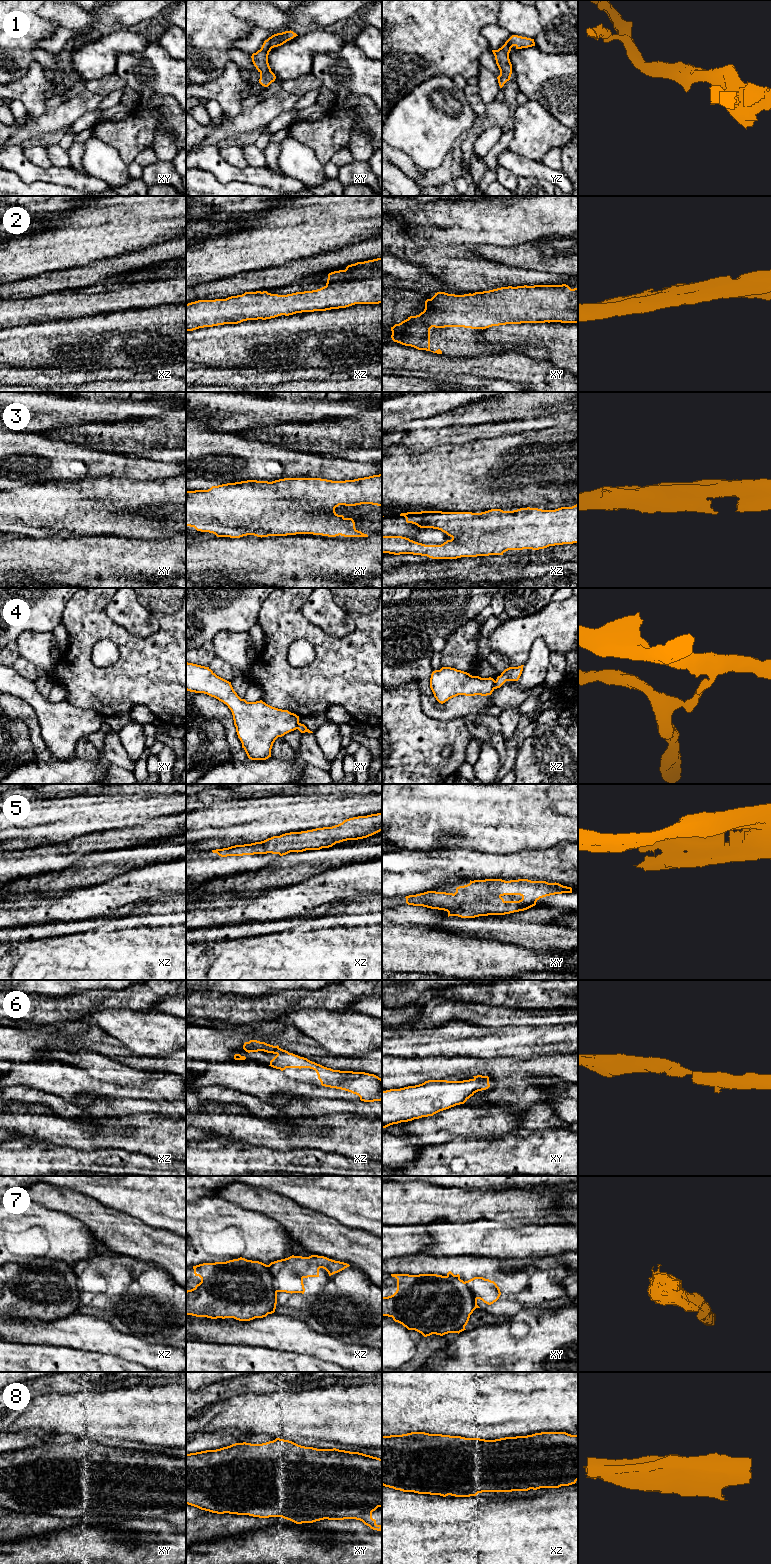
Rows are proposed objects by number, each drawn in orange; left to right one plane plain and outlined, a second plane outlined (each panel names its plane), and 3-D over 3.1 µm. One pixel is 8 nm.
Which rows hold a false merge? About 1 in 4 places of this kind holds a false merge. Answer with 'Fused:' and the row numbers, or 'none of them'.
Fused: 4, 5, 7

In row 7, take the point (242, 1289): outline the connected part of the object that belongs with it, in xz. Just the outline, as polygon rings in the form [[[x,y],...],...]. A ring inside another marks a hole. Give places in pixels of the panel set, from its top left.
[[[240,1257],[193,1269],[201,1282],[186,1291],[186,1315],[250,1321],[275,1312],[277,1292],[268,1265]]]

